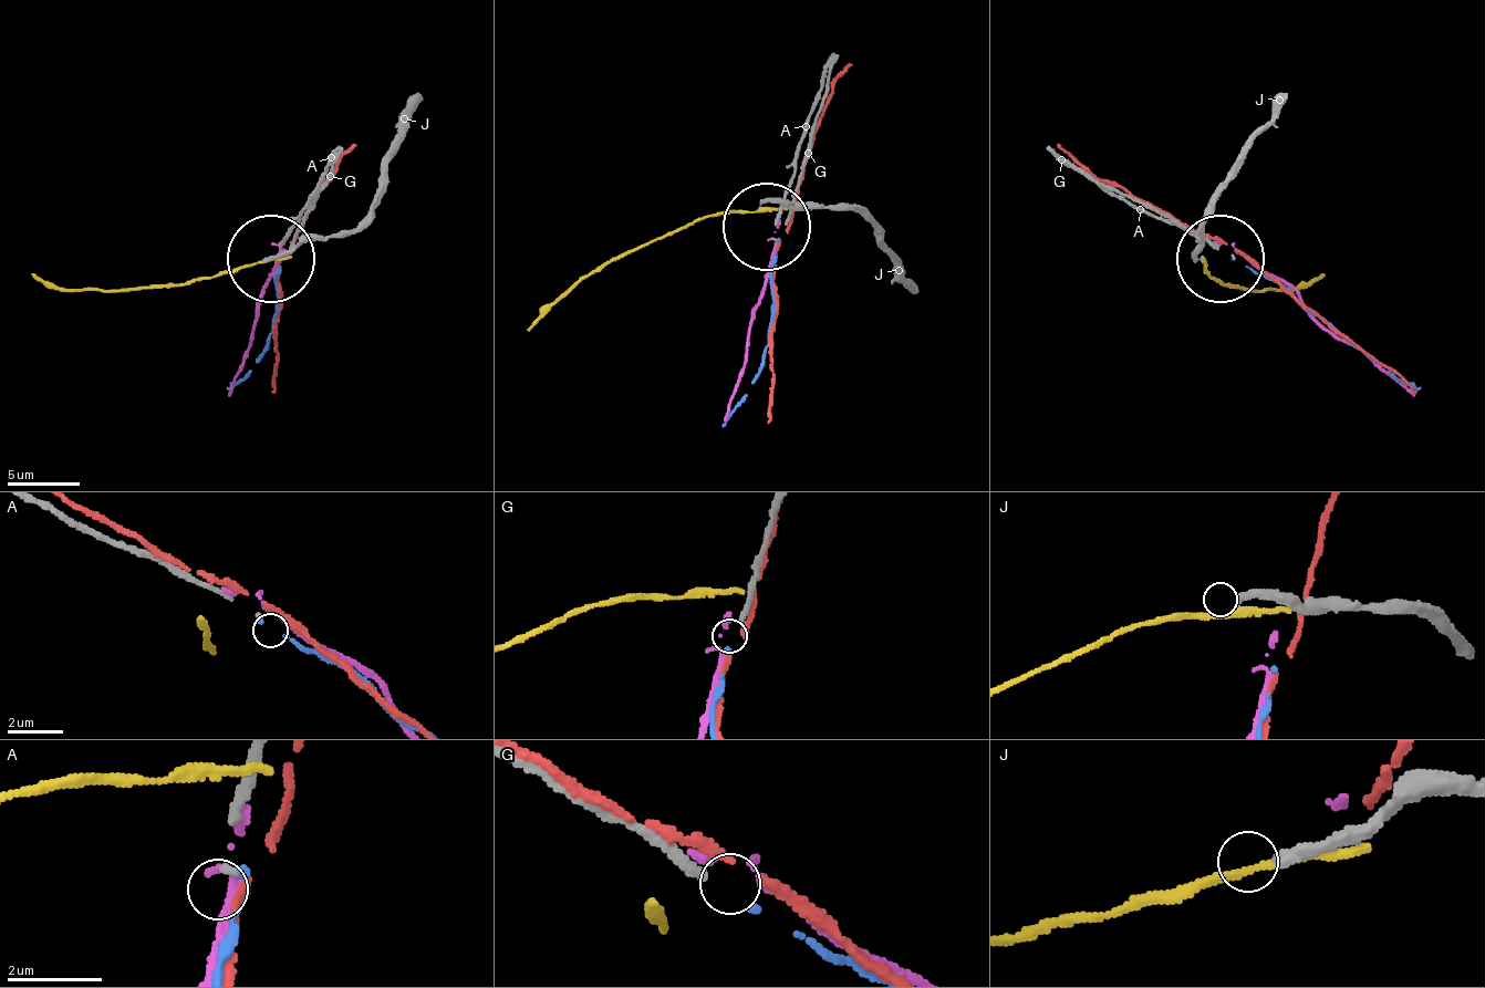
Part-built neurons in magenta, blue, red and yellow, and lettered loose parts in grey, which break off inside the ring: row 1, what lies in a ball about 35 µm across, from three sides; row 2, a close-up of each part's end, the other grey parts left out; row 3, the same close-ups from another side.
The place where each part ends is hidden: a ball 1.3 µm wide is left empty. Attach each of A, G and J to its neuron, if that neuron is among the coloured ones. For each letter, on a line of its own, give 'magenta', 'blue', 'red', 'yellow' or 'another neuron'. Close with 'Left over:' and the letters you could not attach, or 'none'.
A: another neuron
G: blue
J: another neuron
Left over: A, J

